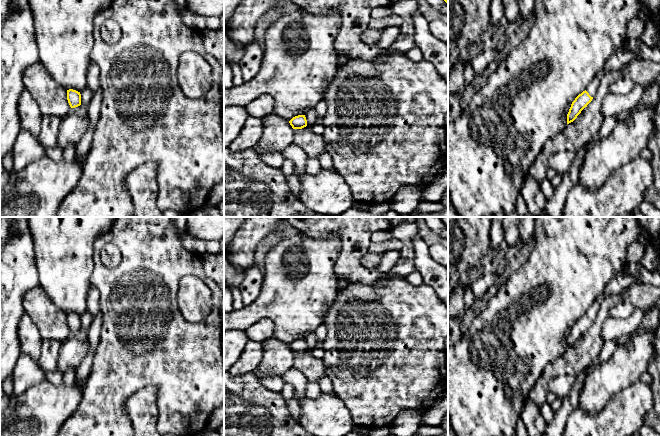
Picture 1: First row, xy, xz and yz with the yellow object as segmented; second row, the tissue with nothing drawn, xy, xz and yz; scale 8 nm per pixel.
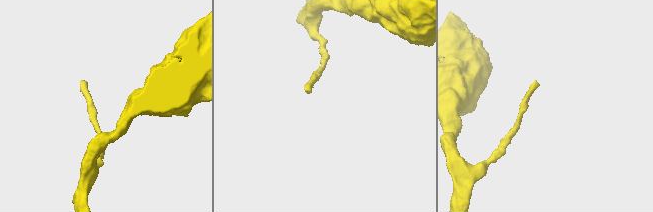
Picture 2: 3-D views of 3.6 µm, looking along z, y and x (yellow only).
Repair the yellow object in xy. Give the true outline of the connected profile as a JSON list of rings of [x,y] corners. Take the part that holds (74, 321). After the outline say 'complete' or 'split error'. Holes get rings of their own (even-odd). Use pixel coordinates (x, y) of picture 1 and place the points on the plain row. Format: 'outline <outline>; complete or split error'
outline [[[73,313],[67,314],[67,324],[71,332],[80,330],[81,329],[80,316]]]; complete

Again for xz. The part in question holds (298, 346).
outline [[[305,339],[295,340],[289,345],[289,347],[293,353],[302,353],[307,350]]]; complete

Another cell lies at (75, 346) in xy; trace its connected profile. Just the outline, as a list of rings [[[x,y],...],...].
[[[81,328],[78,331],[70,332],[61,341],[57,370],[64,374],[68,368],[76,369],[89,349],[88,330]]]

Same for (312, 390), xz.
[[[308,381],[305,388],[306,396],[312,399],[316,399],[321,396],[322,391],[317,382]]]

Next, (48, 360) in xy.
[[[44,339],[41,344],[40,356],[37,359],[38,365],[44,371],[54,371],[58,366],[58,356],[61,348],[61,341]]]

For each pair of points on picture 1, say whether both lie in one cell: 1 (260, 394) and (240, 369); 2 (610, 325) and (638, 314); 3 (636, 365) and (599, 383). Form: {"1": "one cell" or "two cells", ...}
{"1": "two cells", "2": "one cell", "3": "one cell"}

